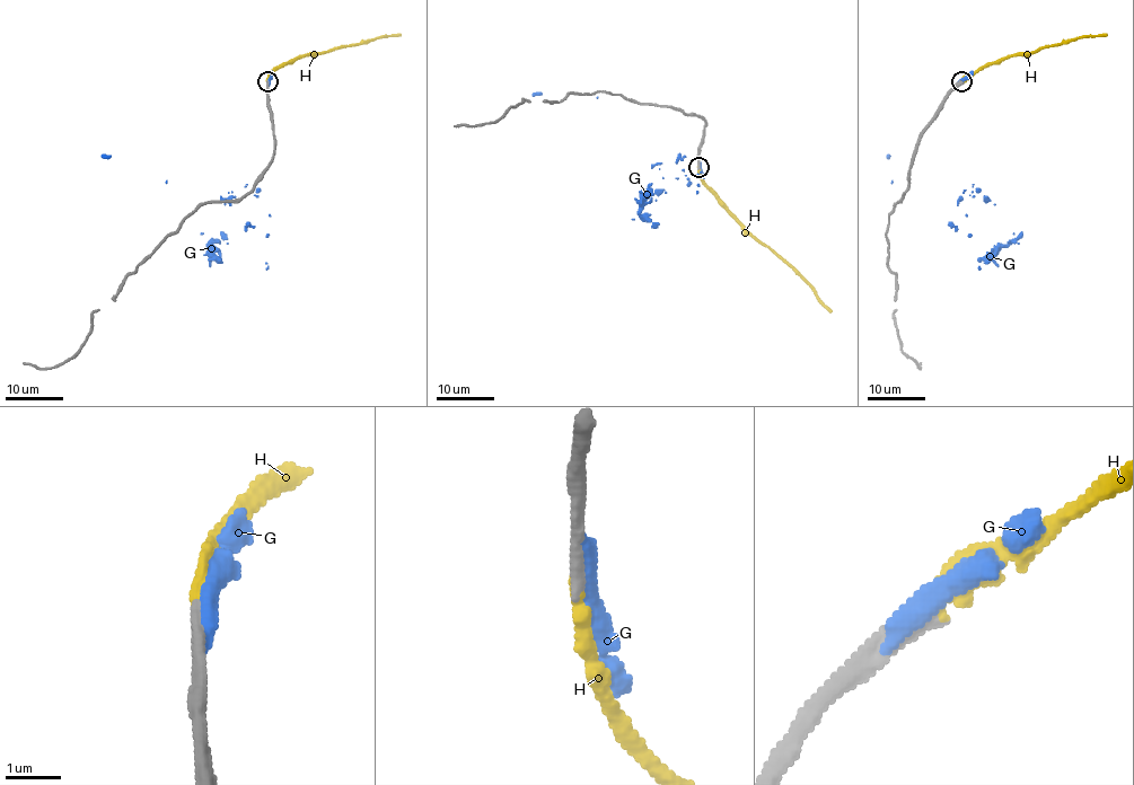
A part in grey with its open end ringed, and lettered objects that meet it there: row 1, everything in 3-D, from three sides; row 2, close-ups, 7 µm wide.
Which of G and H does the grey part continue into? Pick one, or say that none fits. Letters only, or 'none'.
H

